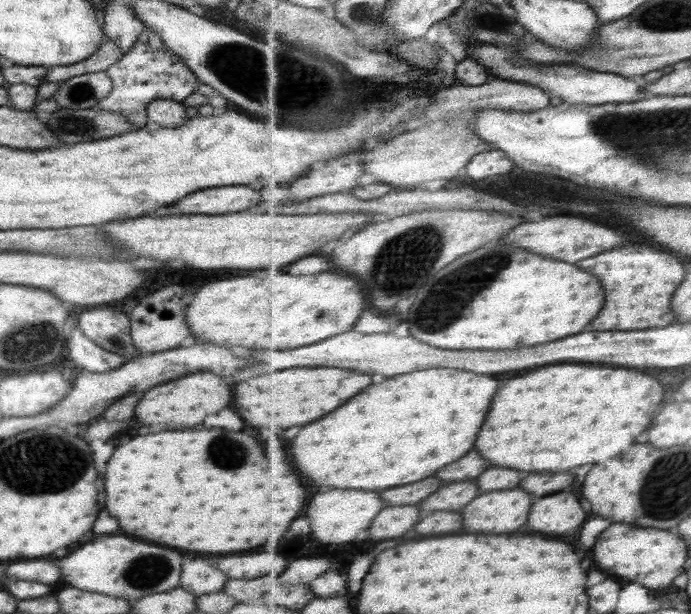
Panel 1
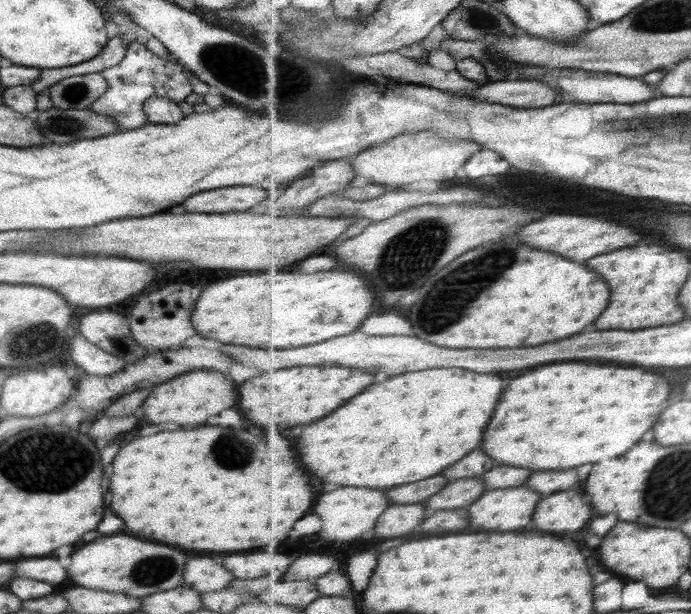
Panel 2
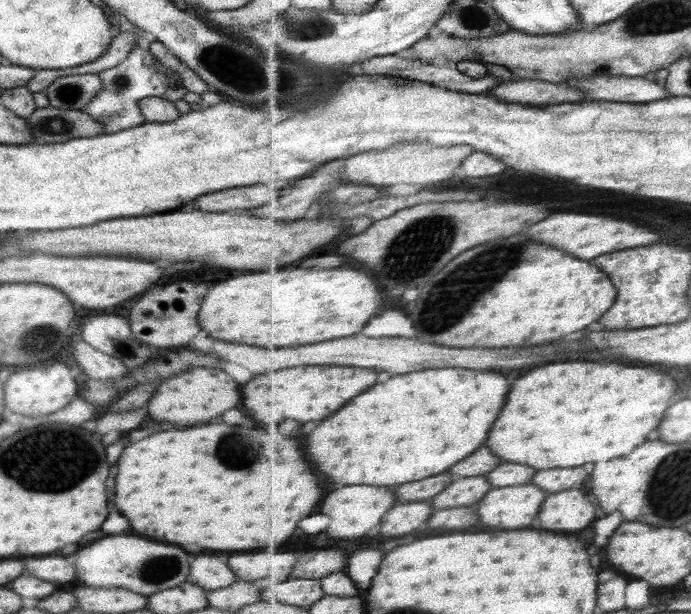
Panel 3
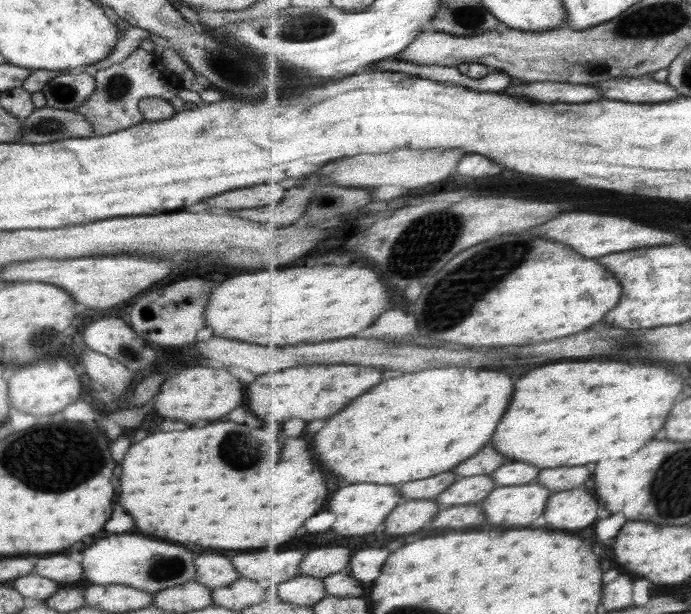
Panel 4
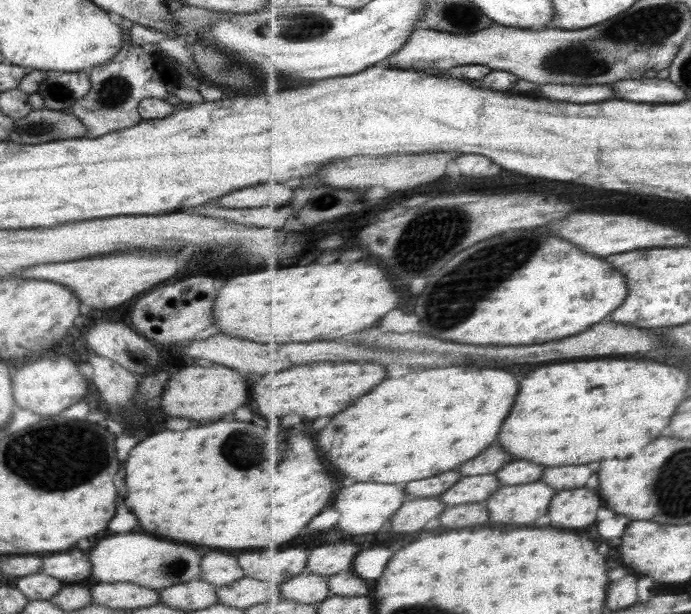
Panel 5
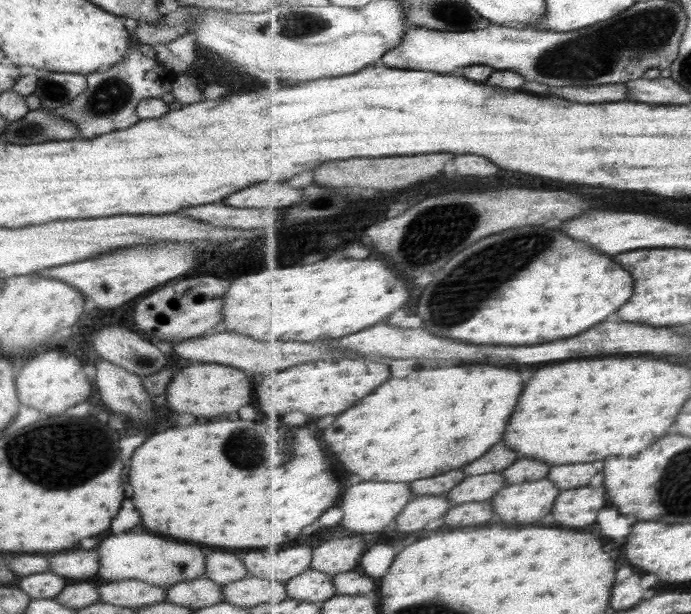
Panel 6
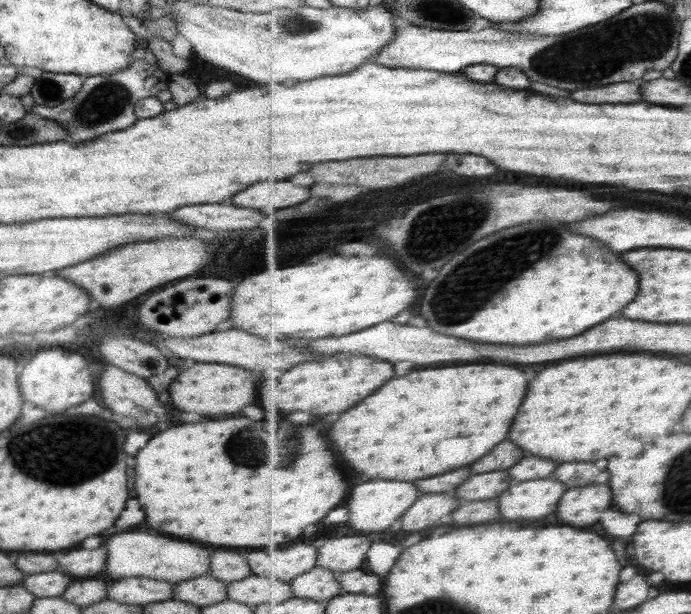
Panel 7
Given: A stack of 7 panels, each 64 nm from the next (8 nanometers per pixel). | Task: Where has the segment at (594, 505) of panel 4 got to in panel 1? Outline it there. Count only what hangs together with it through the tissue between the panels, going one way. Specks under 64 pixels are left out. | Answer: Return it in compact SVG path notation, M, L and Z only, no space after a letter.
M561 492L561 494L553 494L549 498L541 498L539 502L535 502L535 510L531 510L531 530L537 532L553 532L553 534L565 534L573 528L579 528L587 522L589 514L583 510L581 500L575 494L569 492Z

